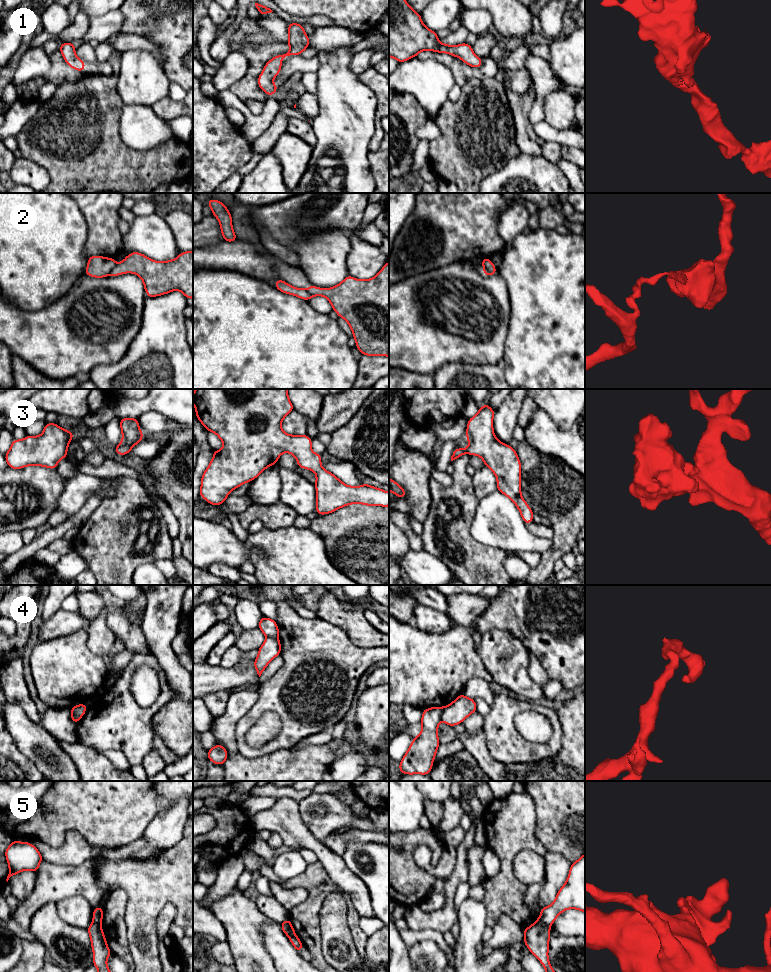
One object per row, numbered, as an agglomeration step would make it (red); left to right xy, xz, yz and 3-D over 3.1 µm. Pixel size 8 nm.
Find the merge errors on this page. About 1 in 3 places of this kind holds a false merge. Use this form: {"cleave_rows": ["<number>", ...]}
{"cleave_rows": ["2", "4", "5"]}

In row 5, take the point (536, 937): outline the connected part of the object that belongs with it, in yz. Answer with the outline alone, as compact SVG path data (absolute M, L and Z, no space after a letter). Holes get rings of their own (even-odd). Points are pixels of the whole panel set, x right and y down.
M539 918L524 929L524 944L544 966L546 972L555 972L549 962L550 926Z

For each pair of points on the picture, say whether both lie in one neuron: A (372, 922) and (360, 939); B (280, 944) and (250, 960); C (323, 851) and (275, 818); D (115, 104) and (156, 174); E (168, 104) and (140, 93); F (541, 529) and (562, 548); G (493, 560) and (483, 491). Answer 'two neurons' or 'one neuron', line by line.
A: two neurons
B: two neurons
C: one neuron
D: one neuron
E: two neurons
F: two neurons
G: two neurons

